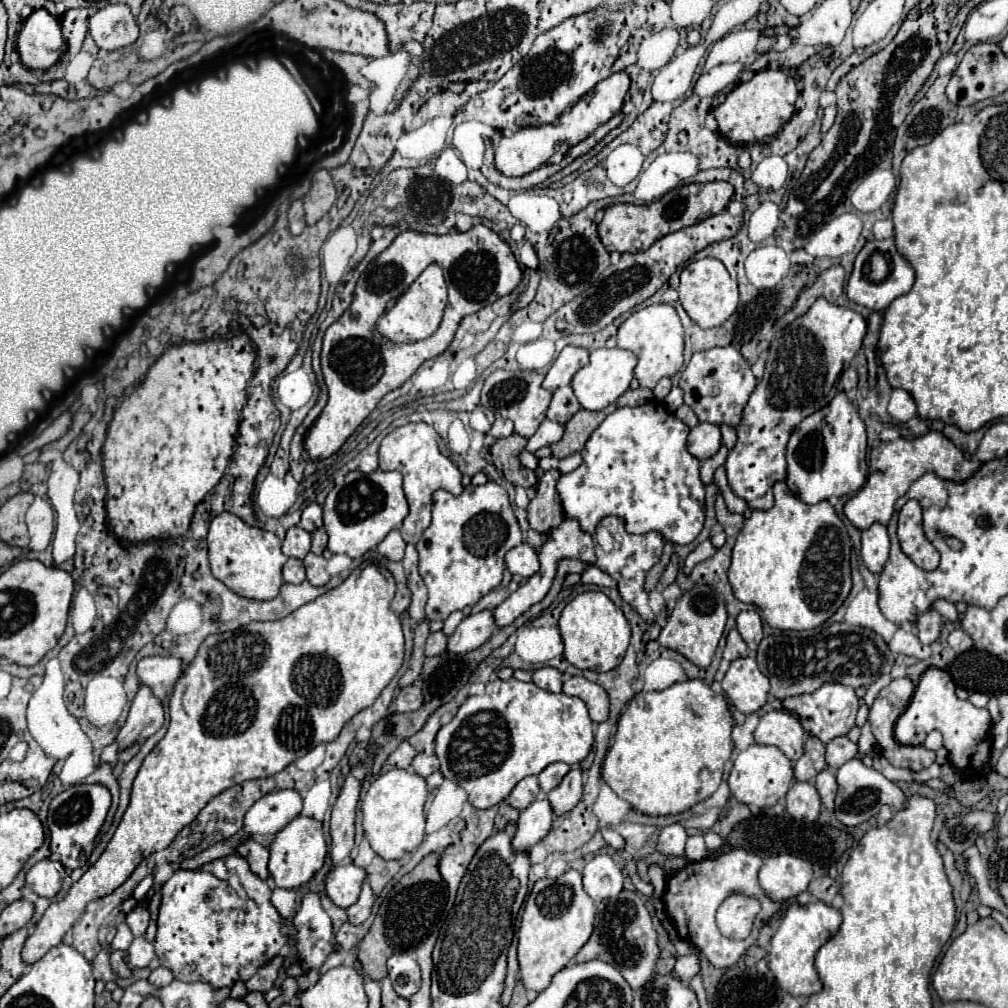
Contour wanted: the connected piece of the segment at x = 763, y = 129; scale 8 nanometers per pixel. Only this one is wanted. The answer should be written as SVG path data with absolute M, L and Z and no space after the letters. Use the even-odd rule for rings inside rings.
M765 68L758 71L750 81L734 87L726 95L726 101L714 107L712 113L718 121L718 131L726 141L752 145L766 137L776 135L782 129L782 125L794 115L796 97L798 97L798 89L792 76L781 69Z

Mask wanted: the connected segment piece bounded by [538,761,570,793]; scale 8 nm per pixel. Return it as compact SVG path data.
M556 761L556 763L550 763L540 775L538 775L538 783L540 783L540 789L544 791L544 793L548 793L550 789L554 789L560 781L562 781L562 777L566 775L570 771L570 765L566 765L566 763L562 763L562 761Z

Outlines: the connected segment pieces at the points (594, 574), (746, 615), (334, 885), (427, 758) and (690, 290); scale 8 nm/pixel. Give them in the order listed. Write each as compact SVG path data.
M596 565L586 567L586 571L582 573L582 583L598 585L598 587L616 587L616 581L610 575L606 575L604 571L600 571Z
M740 611L740 615L736 617L736 629L742 635L742 639L746 641L746 645L750 647L750 651L754 651L760 645L762 621L756 611Z
M354 863L338 865L332 873L326 875L326 895L334 905L346 909L358 901L360 887L366 871L356 867Z
M418 753L412 761L412 771L416 771L418 775L422 777L428 777L430 773L438 771L440 763L438 763L438 757L436 755L428 755L428 753Z
M704 257L704 259L692 261L684 267L684 271L680 273L678 295L680 295L680 303L682 303L684 311L702 329L722 325L738 307L738 285L726 271L724 263L714 257Z

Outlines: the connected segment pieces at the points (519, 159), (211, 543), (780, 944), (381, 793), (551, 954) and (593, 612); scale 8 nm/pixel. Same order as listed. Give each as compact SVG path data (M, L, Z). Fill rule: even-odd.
M614 73L608 79L600 81L590 93L586 93L570 111L562 113L554 123L540 125L540 127L524 127L520 131L516 131L514 135L508 135L508 137L504 135L496 149L496 159L494 159L496 169L506 177L522 177L522 175L542 167L554 155L558 143L566 143L566 145L574 147L576 143L580 143L582 139L592 135L598 125L606 123L612 115L616 115L624 105L628 87L630 87L630 77L626 73Z
M220 513L212 519L208 531L208 559L212 567L212 575L222 581L234 593L248 599L274 599L284 583L282 567L286 563L286 555L280 551L282 541L264 529L246 525L240 517L232 513Z
M796 901L788 903L786 911L782 913L780 927L770 941L768 951L768 967L784 991L798 997L798 995L814 995L822 989L822 983L814 969L814 955L836 933L840 923L842 923L840 911L822 901L812 901L808 905L800 905Z
M390 769L372 781L362 801L362 825L370 847L384 859L402 859L424 839L424 803L428 797L426 781L406 769Z
M572 869L558 879L540 879L534 883L524 905L518 931L518 963L520 977L526 989L534 989L540 993L550 985L554 973L564 969L566 963L590 939L594 915L594 901L582 889L582 873Z
M586 591L576 595L564 607L558 627L564 641L564 657L578 669L610 671L620 665L630 643L630 625L622 609L616 607L602 591Z

